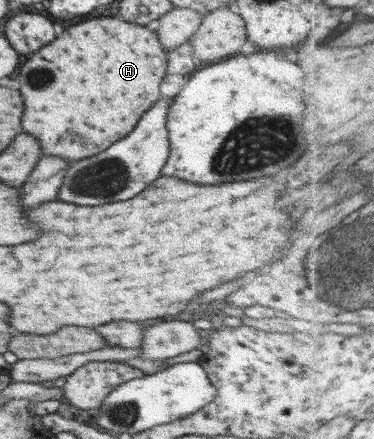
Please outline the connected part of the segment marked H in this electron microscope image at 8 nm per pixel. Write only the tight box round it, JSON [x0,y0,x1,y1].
[17,18,167,161]

